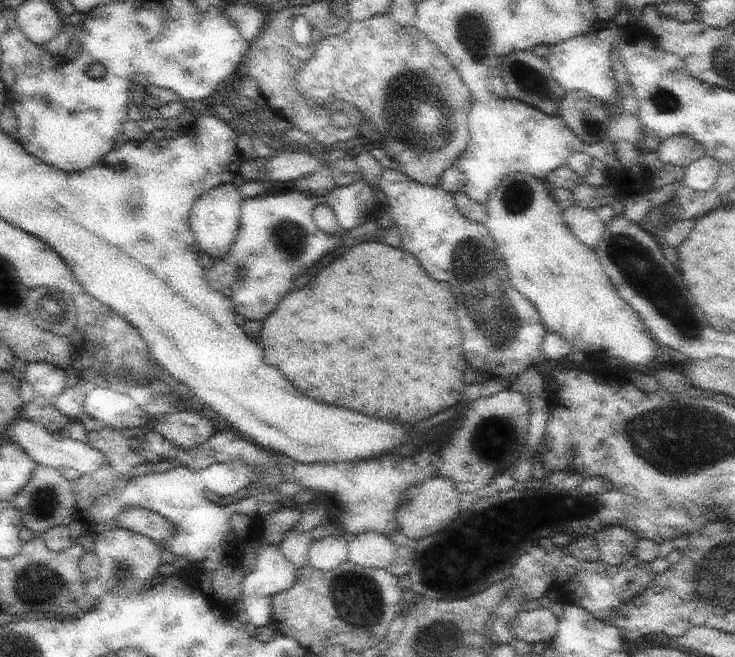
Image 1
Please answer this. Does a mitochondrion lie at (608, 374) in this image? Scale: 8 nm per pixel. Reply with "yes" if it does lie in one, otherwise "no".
no

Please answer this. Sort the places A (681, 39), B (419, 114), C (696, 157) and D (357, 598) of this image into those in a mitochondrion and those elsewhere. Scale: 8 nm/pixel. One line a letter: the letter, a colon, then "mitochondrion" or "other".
A: other
B: mitochondrion
C: other
D: mitochondrion

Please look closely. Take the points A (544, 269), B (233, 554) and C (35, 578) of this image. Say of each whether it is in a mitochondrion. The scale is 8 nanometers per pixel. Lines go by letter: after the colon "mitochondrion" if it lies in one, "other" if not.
A: other
B: other
C: mitochondrion

